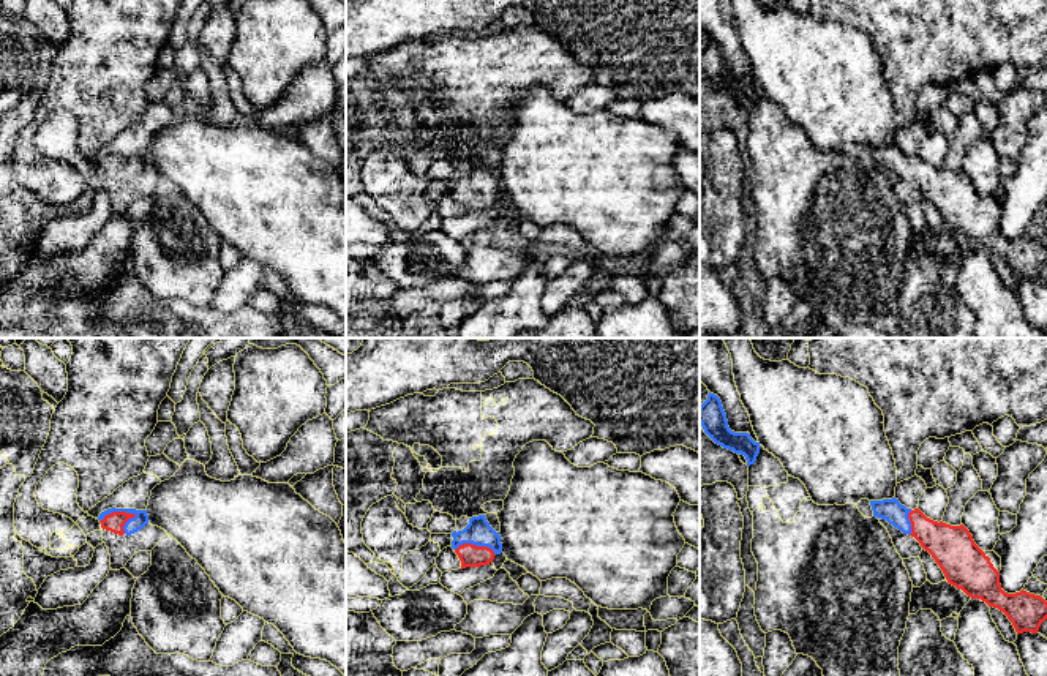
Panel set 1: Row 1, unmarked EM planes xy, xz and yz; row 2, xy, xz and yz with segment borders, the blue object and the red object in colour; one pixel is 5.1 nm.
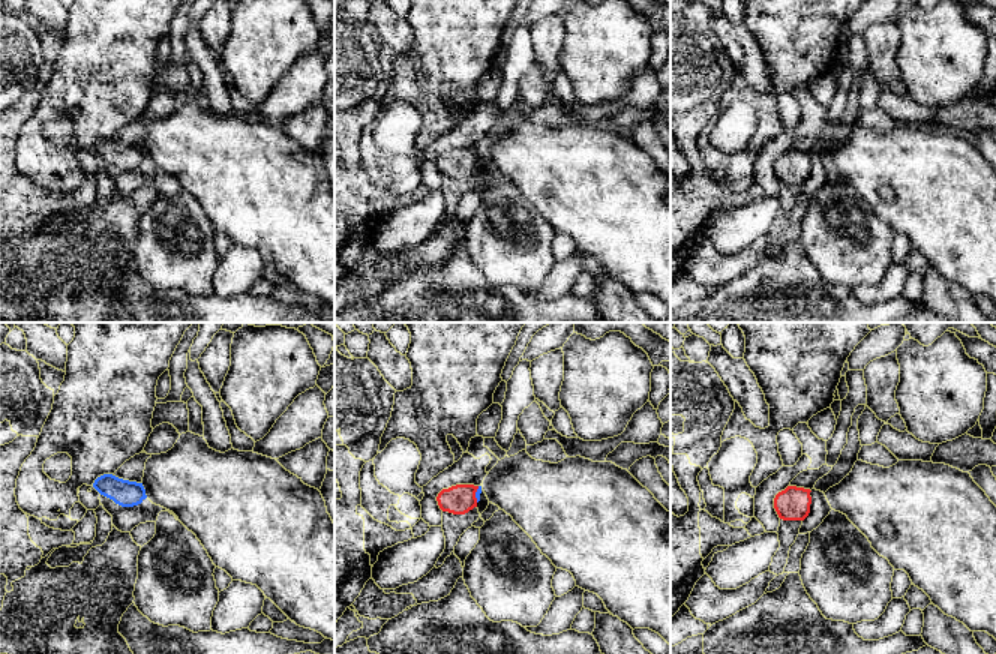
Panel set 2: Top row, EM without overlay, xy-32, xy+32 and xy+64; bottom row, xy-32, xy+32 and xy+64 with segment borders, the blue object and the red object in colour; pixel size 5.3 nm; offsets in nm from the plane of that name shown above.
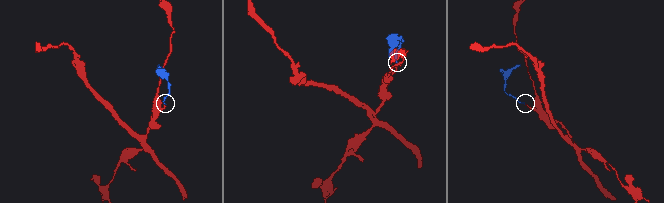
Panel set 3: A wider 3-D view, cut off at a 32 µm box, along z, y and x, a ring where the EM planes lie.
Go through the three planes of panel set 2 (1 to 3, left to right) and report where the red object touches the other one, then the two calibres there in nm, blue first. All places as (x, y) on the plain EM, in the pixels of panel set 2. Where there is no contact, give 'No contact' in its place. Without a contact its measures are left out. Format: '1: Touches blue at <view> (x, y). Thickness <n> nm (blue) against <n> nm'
1: No contact
2: Touches blue at xy+32 (476, 158). Thickness 30 nm (blue) against 160 nm
3: No contact

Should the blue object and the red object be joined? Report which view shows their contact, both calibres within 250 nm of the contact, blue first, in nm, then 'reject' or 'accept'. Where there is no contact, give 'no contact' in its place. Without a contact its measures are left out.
xy | 80/100 nm | accept

